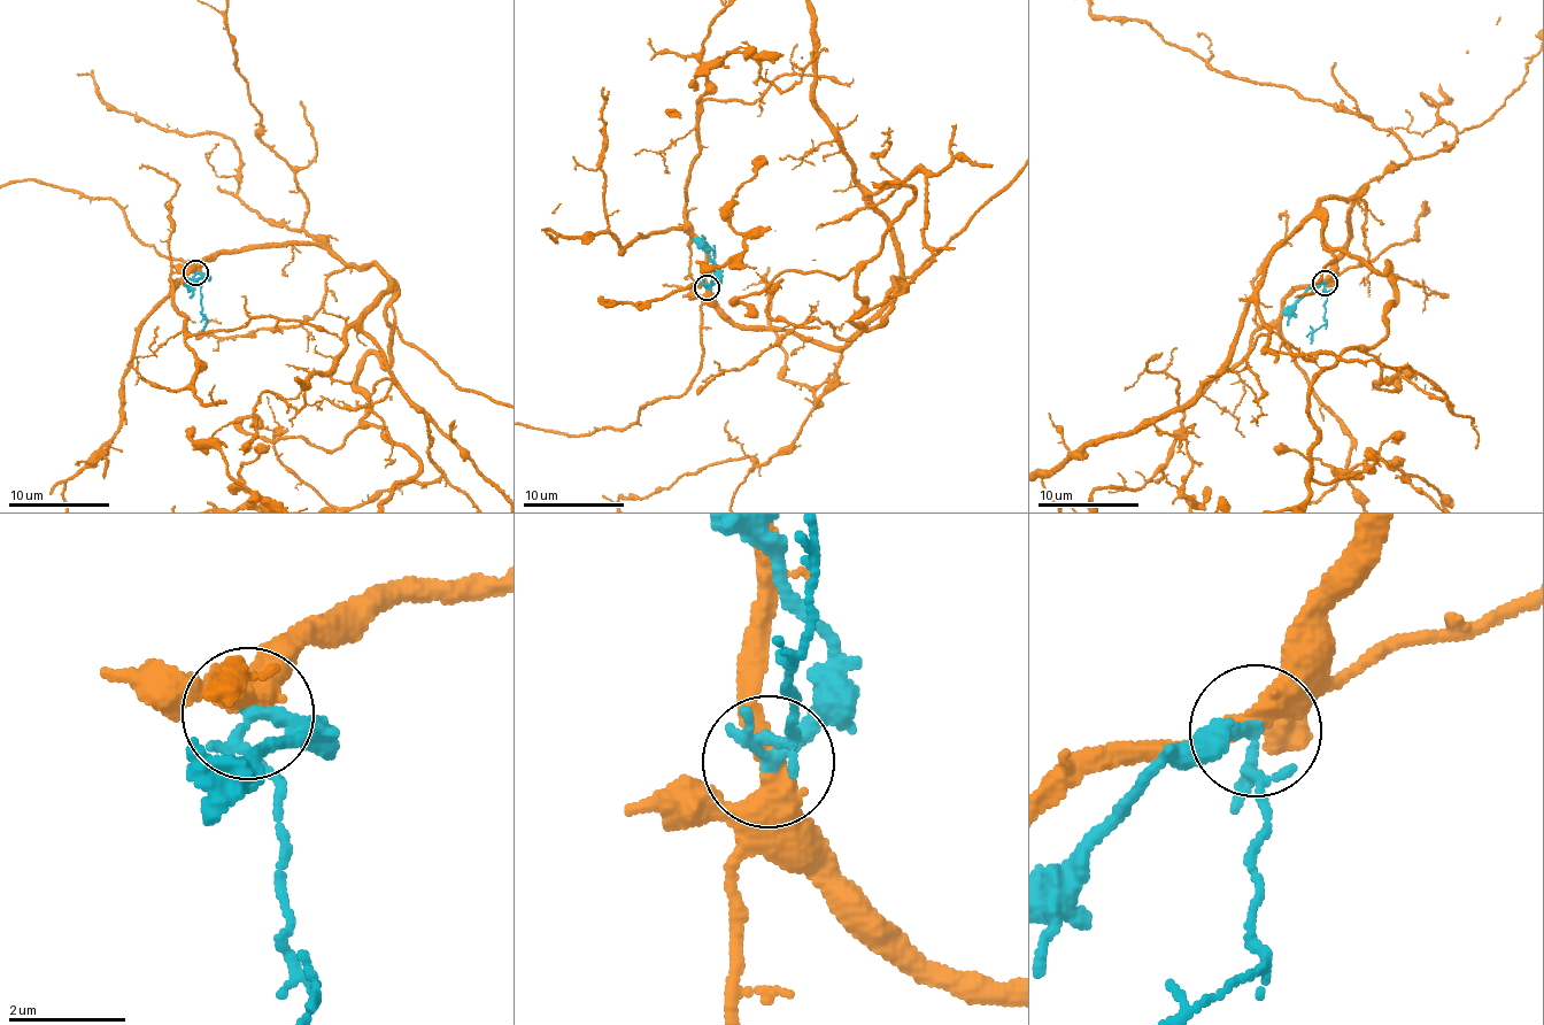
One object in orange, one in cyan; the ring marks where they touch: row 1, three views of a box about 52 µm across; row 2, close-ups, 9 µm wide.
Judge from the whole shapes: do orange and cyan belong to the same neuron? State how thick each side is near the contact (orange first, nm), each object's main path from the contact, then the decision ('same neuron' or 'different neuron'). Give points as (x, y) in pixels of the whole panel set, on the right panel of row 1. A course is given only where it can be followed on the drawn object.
400/170 nm | cyan via (1324, 283), (1326, 323), (1315, 331), (1311, 343) | different neuron

